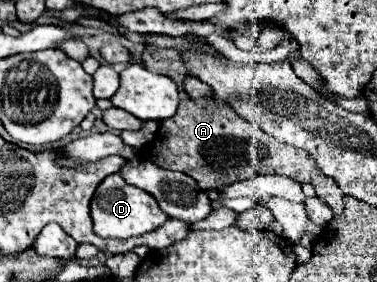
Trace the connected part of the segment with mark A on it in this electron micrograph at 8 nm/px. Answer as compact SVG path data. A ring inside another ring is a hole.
M183 100L175 116L159 122L155 140L139 150L139 158L163 166L165 170L179 170L189 174L197 180L201 190L215 190L239 180L253 178L257 174L281 174L301 184L313 184L317 196L331 206L335 216L339 216L345 208L345 194L339 184L333 178L323 176L315 160L305 150L275 140L257 124L239 116L235 110L215 102Z

